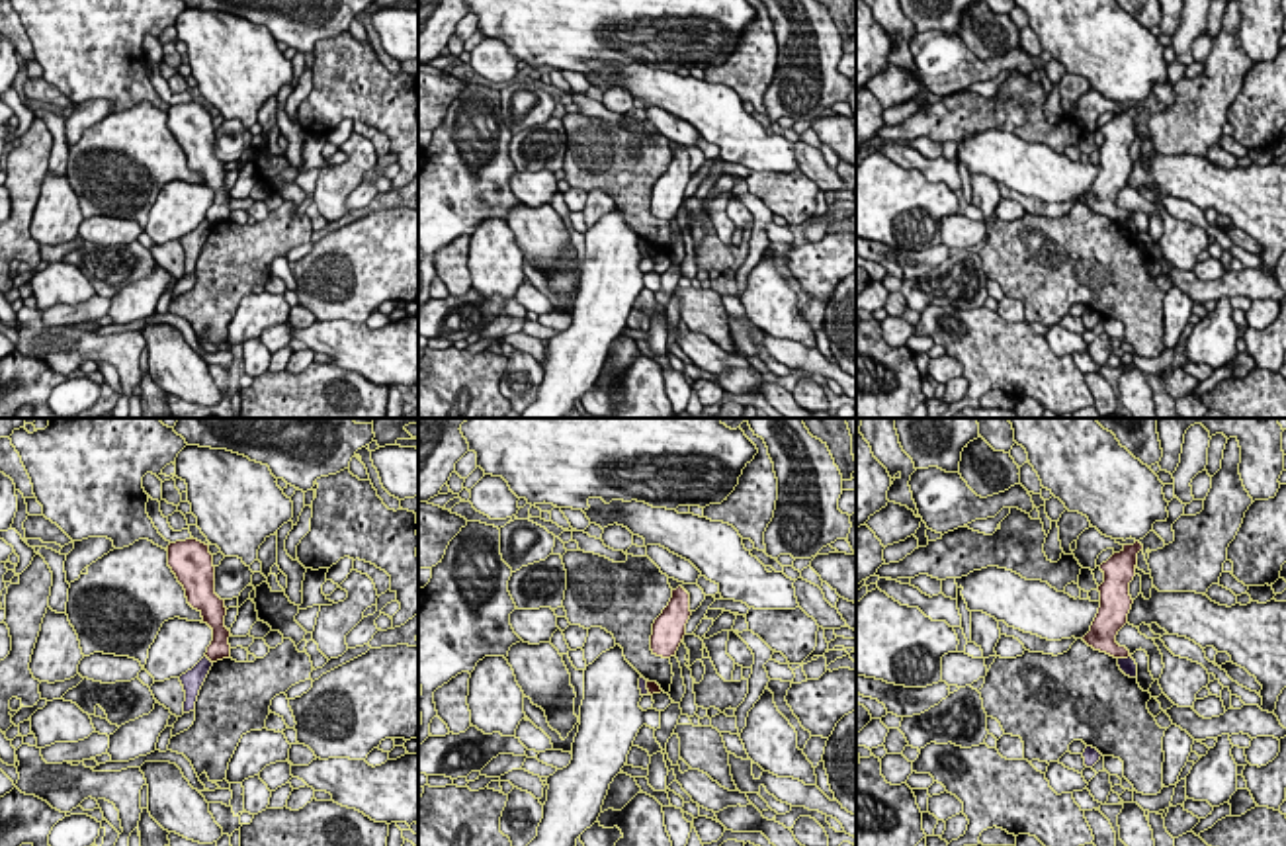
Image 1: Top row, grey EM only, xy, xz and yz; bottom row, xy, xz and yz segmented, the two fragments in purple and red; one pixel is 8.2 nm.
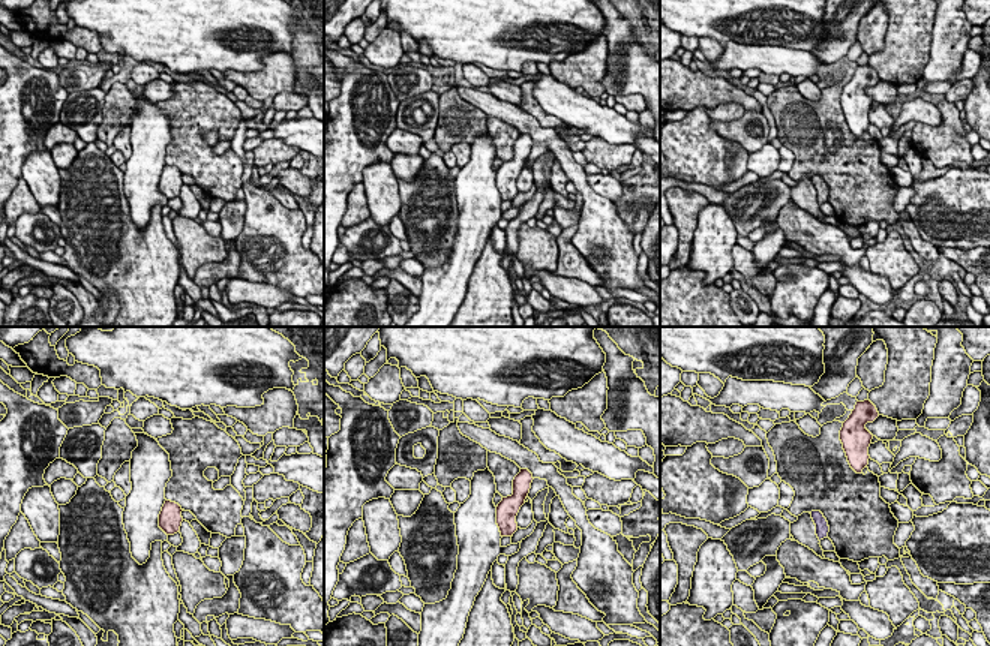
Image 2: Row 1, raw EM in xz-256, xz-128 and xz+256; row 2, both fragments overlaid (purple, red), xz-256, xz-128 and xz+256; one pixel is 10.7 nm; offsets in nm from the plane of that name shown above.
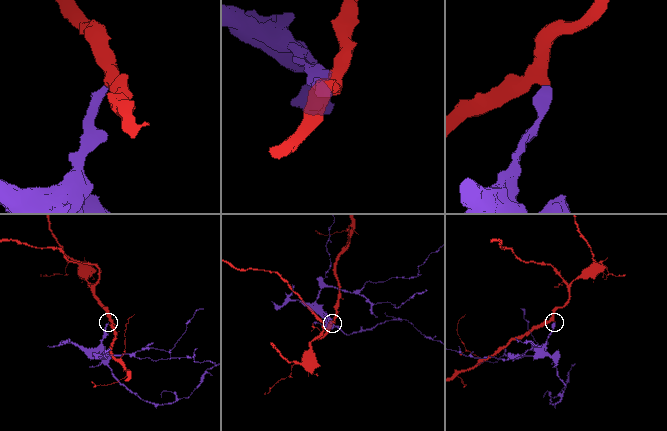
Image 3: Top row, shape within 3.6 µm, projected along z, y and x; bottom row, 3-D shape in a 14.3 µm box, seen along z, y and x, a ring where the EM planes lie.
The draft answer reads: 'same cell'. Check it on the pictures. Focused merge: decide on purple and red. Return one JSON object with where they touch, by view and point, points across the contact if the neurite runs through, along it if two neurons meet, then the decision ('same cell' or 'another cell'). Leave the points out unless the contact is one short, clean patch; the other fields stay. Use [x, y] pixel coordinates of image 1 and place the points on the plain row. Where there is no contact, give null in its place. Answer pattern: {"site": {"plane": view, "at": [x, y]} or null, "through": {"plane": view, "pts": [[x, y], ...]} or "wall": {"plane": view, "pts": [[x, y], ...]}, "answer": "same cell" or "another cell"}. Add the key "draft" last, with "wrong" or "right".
{"site": {"plane": "yz", "at": [1124, 221]}, "wall": {"plane": "yz", "pts": [[1130, 217], [1118, 221]]}, "answer": "another cell", "draft": "wrong"}

